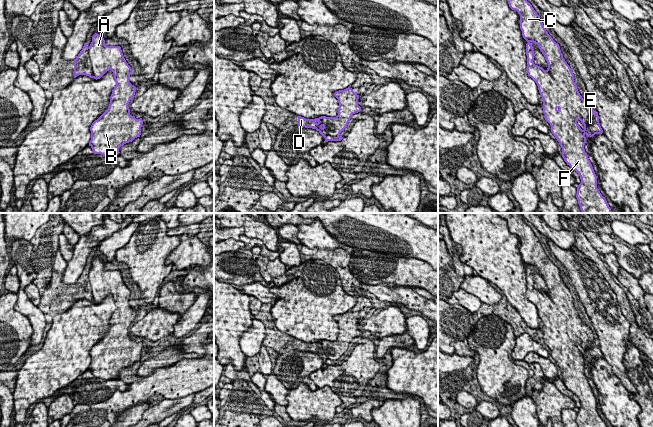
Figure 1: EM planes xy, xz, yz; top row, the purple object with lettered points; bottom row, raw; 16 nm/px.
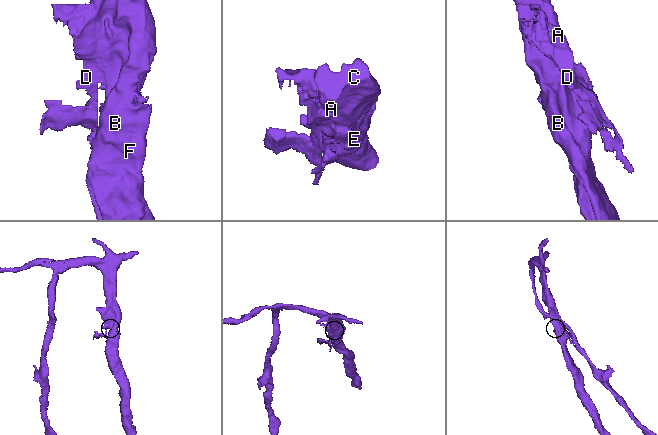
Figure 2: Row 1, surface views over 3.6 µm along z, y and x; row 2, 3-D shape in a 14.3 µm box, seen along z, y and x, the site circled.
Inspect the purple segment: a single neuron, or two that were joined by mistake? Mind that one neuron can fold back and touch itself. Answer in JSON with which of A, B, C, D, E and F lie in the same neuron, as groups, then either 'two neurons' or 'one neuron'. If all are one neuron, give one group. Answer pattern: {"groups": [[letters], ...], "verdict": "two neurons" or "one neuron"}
{"groups": [["A", "B", "C", "D", "E", "F"]], "verdict": "one neuron"}

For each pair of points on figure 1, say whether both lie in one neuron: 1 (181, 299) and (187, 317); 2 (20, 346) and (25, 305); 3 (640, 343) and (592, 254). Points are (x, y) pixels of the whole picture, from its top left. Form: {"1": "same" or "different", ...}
{"1": "different", "2": "different", "3": "same"}

